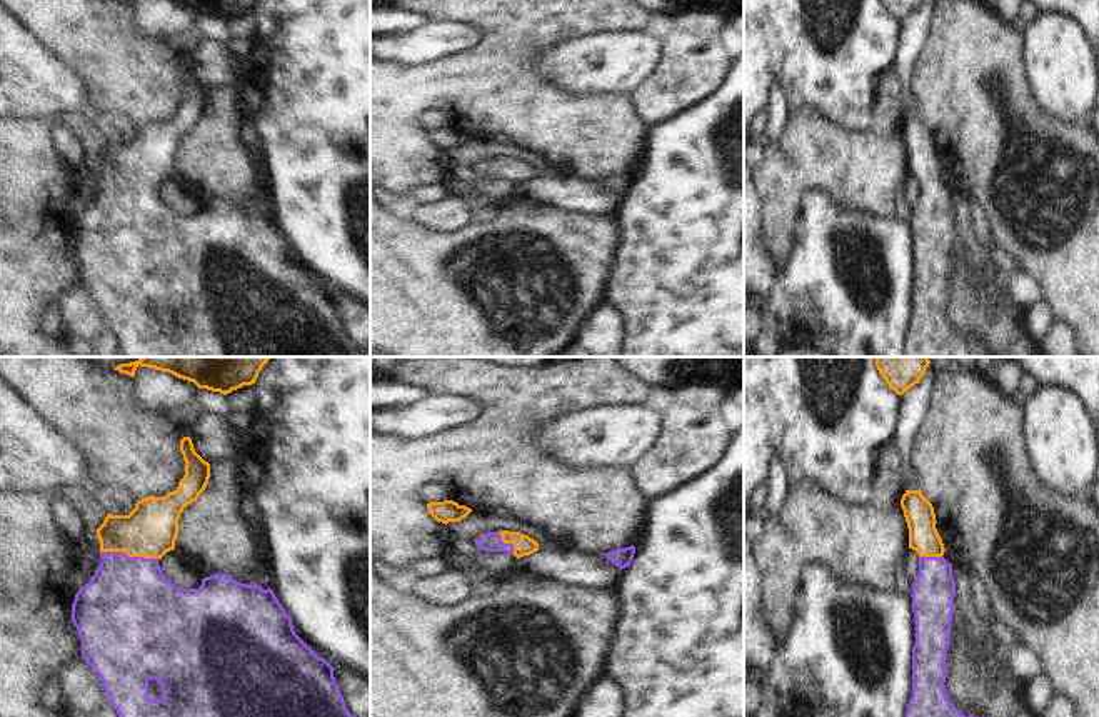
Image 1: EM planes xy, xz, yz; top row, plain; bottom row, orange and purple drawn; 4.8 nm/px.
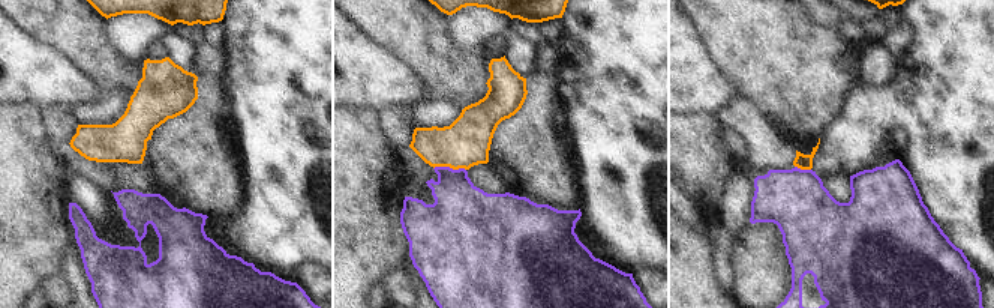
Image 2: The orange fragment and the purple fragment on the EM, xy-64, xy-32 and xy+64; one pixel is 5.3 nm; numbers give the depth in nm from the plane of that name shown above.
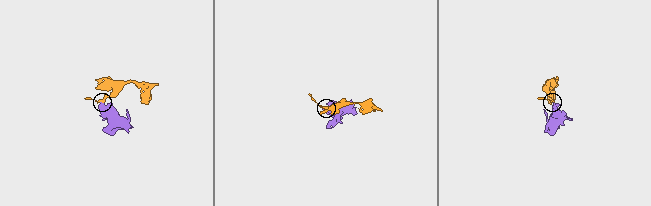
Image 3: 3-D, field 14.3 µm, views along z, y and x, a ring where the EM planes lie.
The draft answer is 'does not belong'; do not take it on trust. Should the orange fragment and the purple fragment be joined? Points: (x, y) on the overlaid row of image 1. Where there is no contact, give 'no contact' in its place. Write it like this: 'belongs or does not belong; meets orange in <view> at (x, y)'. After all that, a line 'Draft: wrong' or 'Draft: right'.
belongs; meets orange in xy at (129, 556)
Draft: wrong

